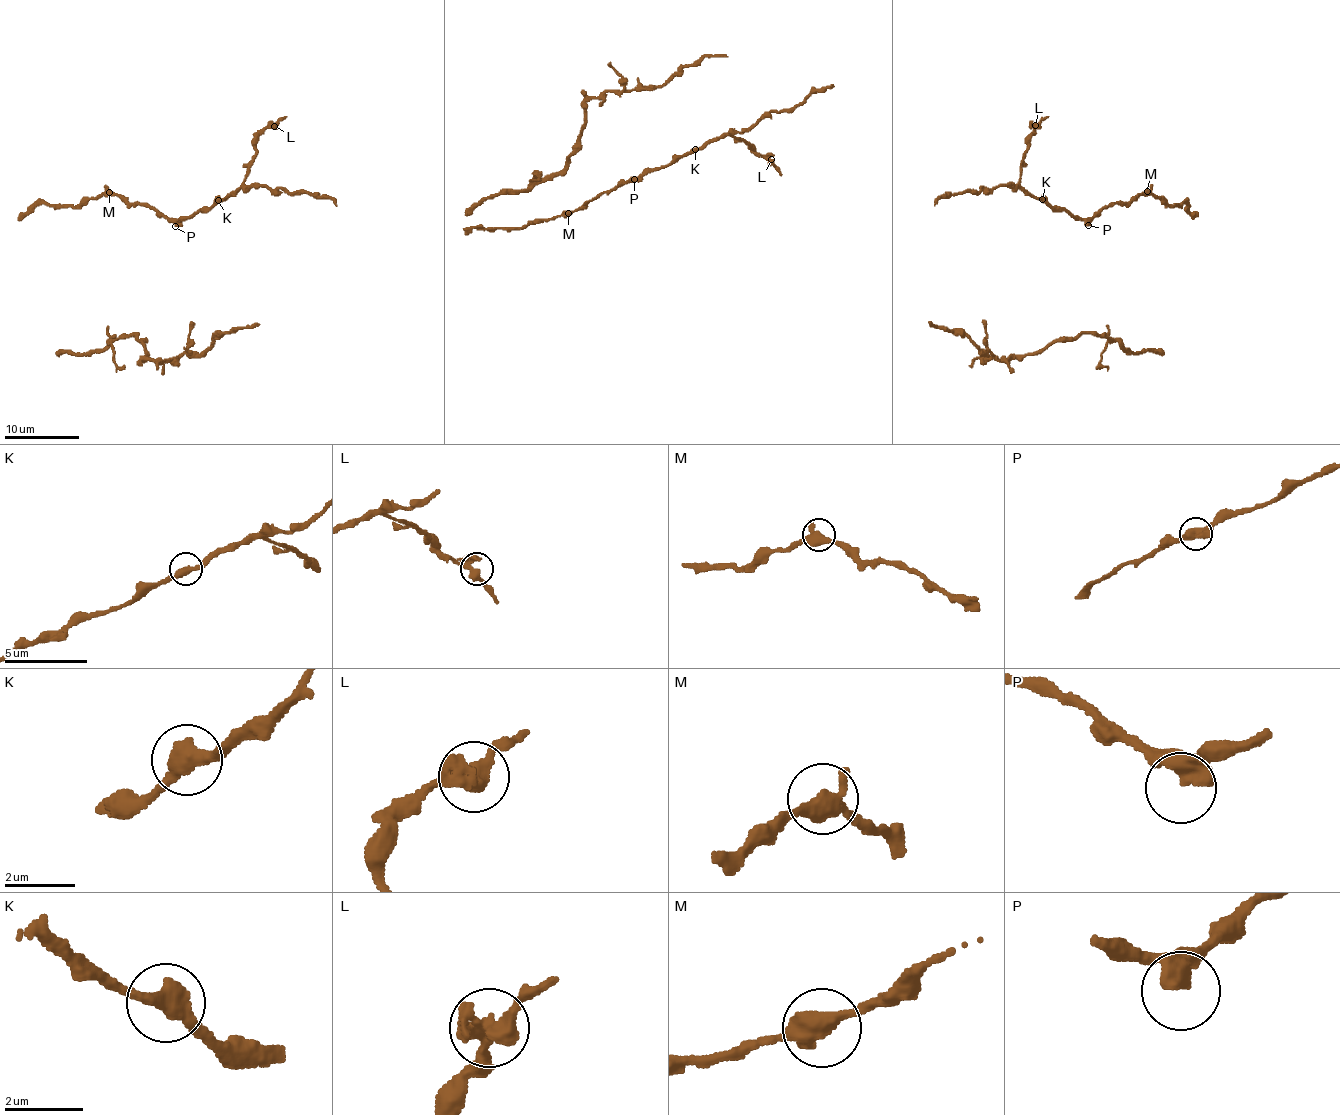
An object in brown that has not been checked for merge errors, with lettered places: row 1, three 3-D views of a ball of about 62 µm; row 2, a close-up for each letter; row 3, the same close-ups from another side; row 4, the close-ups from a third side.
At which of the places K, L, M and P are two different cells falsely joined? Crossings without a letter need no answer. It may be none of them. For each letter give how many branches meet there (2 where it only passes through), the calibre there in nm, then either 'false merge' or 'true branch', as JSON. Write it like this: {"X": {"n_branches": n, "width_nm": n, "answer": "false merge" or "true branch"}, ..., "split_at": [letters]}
{"K": {"n_branches": 2, "width_nm": 440, "answer": "true branch"}, "L": {"n_branches": 4, "width_nm": 320, "answer": "true branch"}, "M": {"n_branches": 3, "width_nm": 400, "answer": "true branch"}, "P": {"n_branches": 2, "width_nm": 440, "answer": "true branch"}, "split_at": []}

